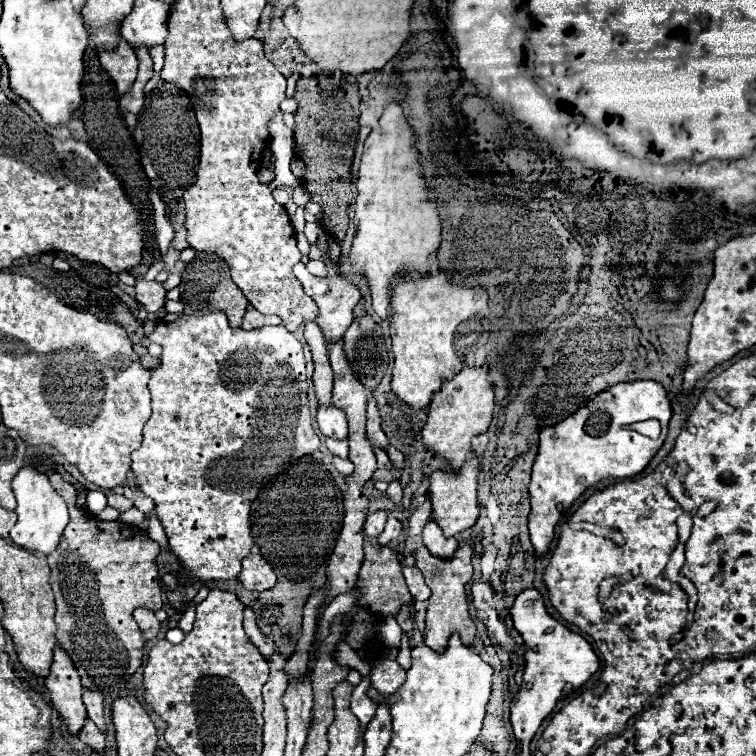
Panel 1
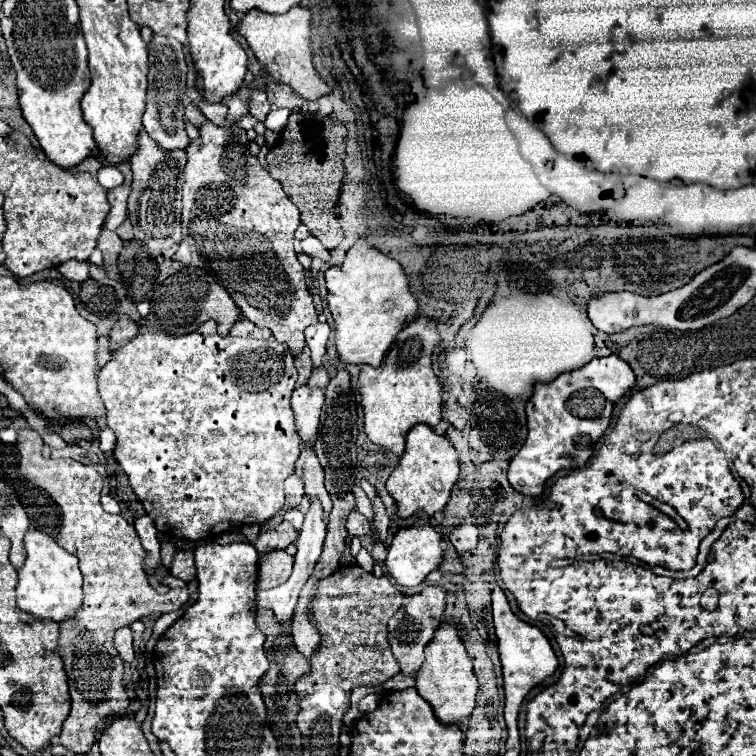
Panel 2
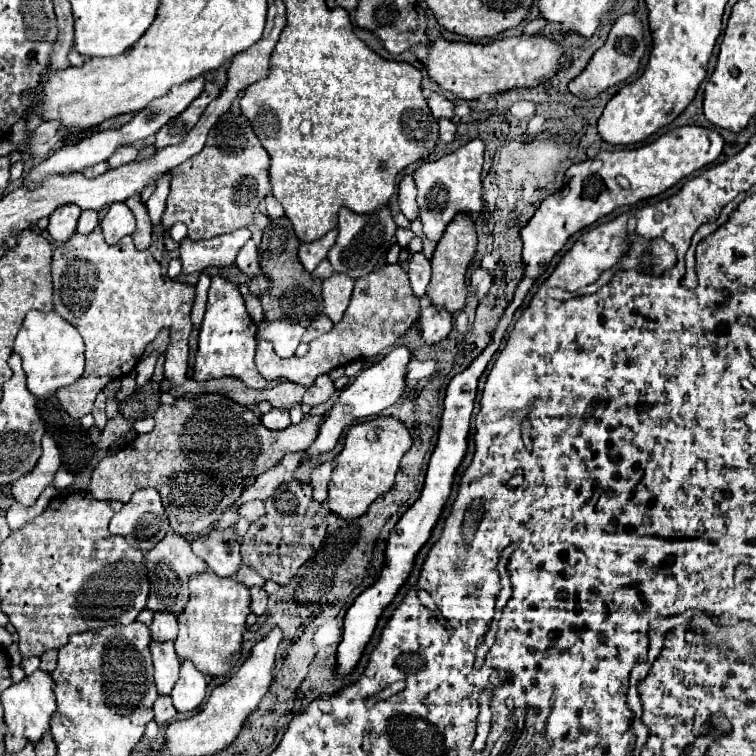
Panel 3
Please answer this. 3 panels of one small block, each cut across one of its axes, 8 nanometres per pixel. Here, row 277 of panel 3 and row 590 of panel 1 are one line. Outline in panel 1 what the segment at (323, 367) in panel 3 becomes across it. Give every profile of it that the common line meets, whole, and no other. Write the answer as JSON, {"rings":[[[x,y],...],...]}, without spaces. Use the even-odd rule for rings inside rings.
{"rings":[[[364,542],[364,552],[366,552],[366,556],[364,556],[364,562],[362,562],[362,568],[358,574],[358,588],[364,588],[360,604],[366,610],[378,614],[380,618],[386,618],[388,614],[396,616],[402,604],[412,604],[412,596],[406,588],[398,556],[390,548],[386,548],[386,546],[378,548],[370,542]]]}

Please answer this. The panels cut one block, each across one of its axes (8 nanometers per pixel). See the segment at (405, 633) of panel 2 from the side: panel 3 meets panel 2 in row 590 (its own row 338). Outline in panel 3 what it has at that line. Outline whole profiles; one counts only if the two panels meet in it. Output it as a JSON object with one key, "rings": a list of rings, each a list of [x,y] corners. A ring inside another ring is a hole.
{"rings":[[[428,306],[420,312],[418,326],[422,332],[424,344],[428,344],[428,346],[438,344],[452,330],[452,314],[448,314],[446,310],[440,310],[436,306]]]}

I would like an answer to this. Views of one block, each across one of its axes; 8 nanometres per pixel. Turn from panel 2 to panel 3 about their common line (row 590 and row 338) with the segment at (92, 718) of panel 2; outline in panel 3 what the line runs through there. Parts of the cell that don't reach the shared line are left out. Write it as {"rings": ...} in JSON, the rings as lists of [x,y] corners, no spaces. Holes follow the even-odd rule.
{"rings":[[[102,230],[92,234],[74,234],[66,244],[54,248],[52,256],[54,278],[54,310],[80,330],[86,342],[86,368],[82,378],[72,386],[56,392],[60,406],[72,416],[82,418],[92,412],[96,394],[114,378],[126,376],[140,360],[144,348],[162,332],[170,332],[170,344],[166,350],[166,378],[174,382],[172,394],[178,398],[186,392],[198,394],[204,390],[224,390],[236,402],[248,406],[258,402],[272,402],[274,408],[286,408],[302,404],[306,386],[294,382],[279,382],[268,390],[250,390],[240,380],[224,378],[198,384],[186,378],[188,370],[188,336],[192,330],[190,308],[194,302],[194,286],[174,282],[174,288],[166,288],[166,280],[160,276],[160,264],[150,250],[136,250],[132,238],[126,236],[118,244],[106,244]]]}

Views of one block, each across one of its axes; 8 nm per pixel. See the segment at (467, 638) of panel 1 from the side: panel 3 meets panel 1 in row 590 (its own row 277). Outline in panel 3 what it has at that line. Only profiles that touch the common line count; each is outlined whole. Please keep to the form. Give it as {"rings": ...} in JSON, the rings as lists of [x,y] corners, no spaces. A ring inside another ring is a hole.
{"rings":[[[460,214],[448,224],[448,228],[444,232],[444,238],[438,242],[436,252],[430,260],[432,280],[428,284],[426,294],[428,294],[428,298],[434,306],[446,308],[448,312],[458,312],[466,306],[466,270],[468,270],[468,264],[470,264],[474,252],[476,252],[474,220],[468,214]]]}

